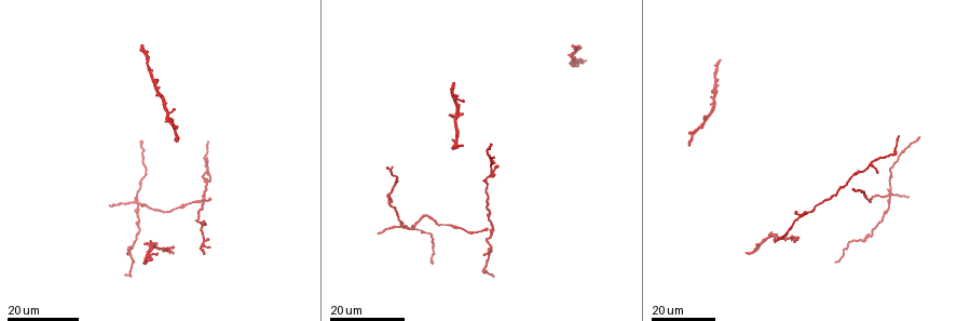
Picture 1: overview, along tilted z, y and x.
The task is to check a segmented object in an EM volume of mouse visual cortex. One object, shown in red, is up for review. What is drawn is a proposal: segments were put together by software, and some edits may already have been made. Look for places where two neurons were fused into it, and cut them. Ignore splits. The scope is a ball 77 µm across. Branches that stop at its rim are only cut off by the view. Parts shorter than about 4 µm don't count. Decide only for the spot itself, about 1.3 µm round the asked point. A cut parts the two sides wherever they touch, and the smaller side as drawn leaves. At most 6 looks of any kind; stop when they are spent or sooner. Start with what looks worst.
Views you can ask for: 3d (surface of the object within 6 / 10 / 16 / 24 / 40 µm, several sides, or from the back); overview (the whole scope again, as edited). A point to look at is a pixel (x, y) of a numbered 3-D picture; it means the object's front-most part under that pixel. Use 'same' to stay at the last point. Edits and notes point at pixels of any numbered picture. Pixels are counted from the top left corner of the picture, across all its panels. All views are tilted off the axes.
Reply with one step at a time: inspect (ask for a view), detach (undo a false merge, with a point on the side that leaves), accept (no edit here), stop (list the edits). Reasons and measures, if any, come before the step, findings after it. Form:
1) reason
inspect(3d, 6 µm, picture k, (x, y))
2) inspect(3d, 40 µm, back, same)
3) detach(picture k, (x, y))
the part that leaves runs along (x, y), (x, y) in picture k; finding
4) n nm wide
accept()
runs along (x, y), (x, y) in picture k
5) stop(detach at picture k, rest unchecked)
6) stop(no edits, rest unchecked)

branch point
inspect(3d, 24 µm, picture 1, (888, 194))

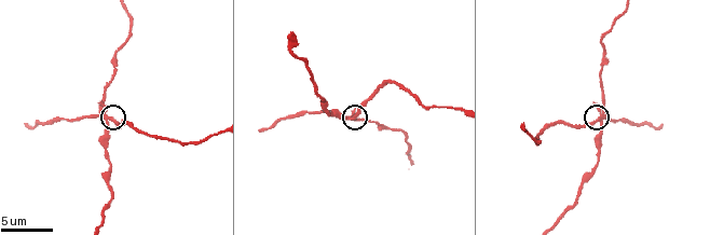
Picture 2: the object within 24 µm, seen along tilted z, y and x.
inspect(3d, 6 µm, picture 2, (106, 121))

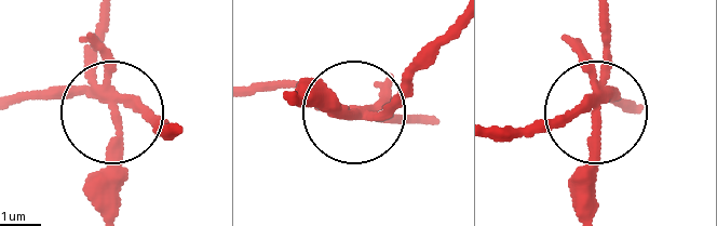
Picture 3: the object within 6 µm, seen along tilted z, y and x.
detach(picture 3, (151, 116))
the part that leaves runs along (107, 94), (139, 97), (170, 131) in picture 3; two neurons meet here

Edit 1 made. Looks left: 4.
three-way junction
inspect(3d, 24 µm, picture 1, (802, 215))

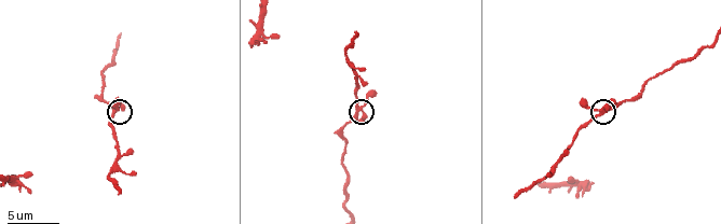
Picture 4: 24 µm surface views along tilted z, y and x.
closer look
inspect(3d, 10 µm, picture 4, (362, 107))

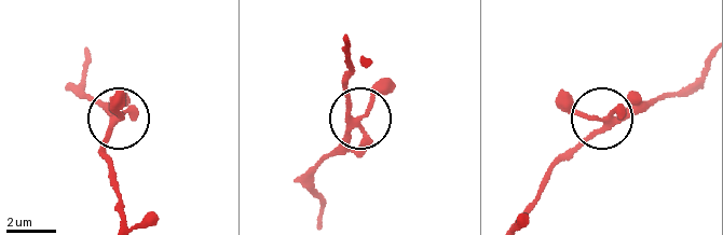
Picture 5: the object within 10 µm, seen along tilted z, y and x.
zoom in
inspect(3d, 6 µm, picture 5, (362, 120))

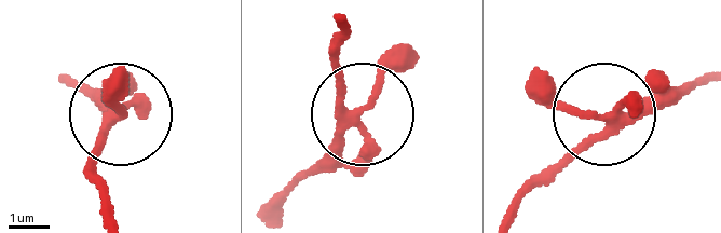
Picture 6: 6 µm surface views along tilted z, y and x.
accept()
runs along (347, 24), (338, 67), (363, 110), (301, 175) in picture 6; one neuron here

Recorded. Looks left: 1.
stop(detach at picture 3, rest unchecked)

